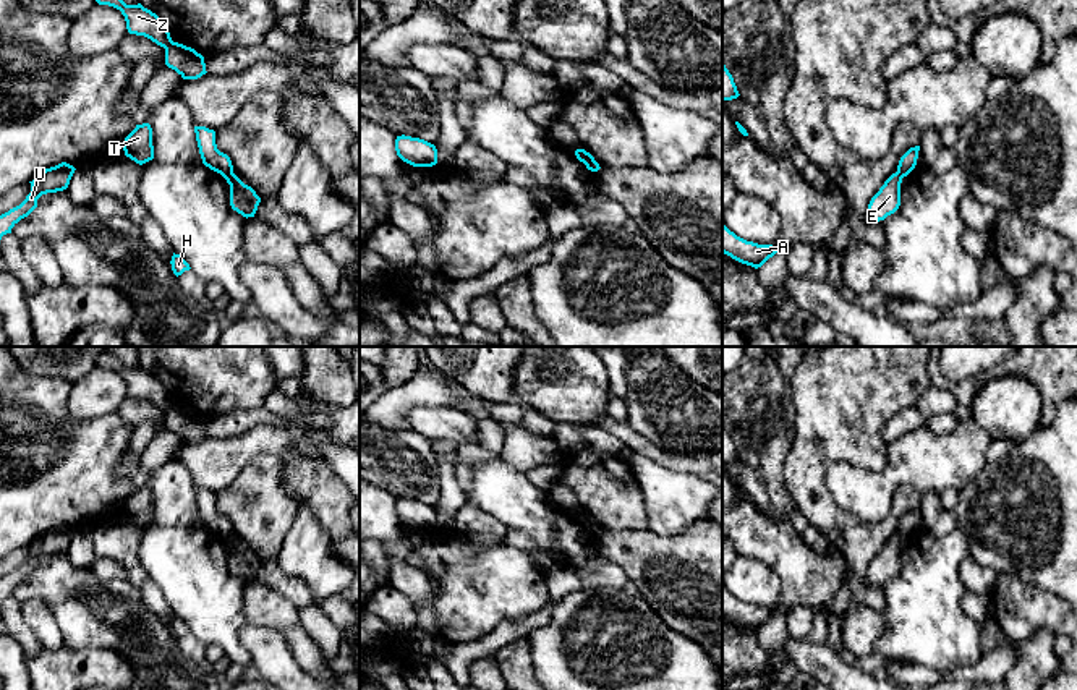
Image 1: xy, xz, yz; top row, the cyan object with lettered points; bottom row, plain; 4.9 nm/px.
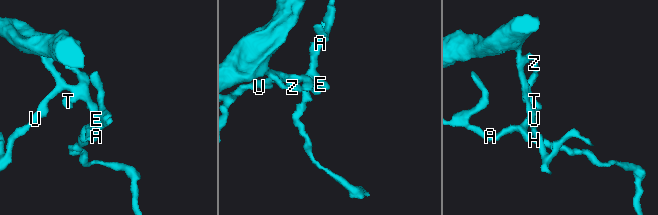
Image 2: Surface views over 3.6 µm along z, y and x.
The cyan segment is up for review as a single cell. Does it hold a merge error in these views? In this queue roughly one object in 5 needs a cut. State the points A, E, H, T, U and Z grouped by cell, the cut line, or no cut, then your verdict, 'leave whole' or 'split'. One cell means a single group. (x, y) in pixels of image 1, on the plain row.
A E H / T U Z | xy (232, 535), (225, 541) | split

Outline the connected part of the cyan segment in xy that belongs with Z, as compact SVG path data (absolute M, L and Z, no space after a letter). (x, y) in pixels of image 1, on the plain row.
M104 351L97 356L99 368L109 368L121 374L130 397L144 398L165 411L165 428L183 442L198 442L206 437L204 420L194 411L173 405L167 389L141 366L126 368L113 353Z

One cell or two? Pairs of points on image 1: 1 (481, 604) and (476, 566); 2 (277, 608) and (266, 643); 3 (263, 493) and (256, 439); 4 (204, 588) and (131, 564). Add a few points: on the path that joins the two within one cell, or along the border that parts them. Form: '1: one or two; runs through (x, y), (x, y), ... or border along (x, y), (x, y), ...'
1: one; runs through (478, 595), (476, 575)
2: two; border along (246, 622), (276, 630), (293, 661)
3: two; border along (279, 455), (263, 455), (251, 460), (230, 485)
4: two; border along (140, 532), (138, 561), (148, 575)

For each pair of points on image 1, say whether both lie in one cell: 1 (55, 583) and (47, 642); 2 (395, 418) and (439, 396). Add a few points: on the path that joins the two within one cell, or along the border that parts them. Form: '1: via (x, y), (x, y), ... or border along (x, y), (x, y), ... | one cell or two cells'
1: border along (21, 601), (42, 600), (65, 645) | two cells
2: via (404, 407), (415, 396), (428, 396) | one cell

